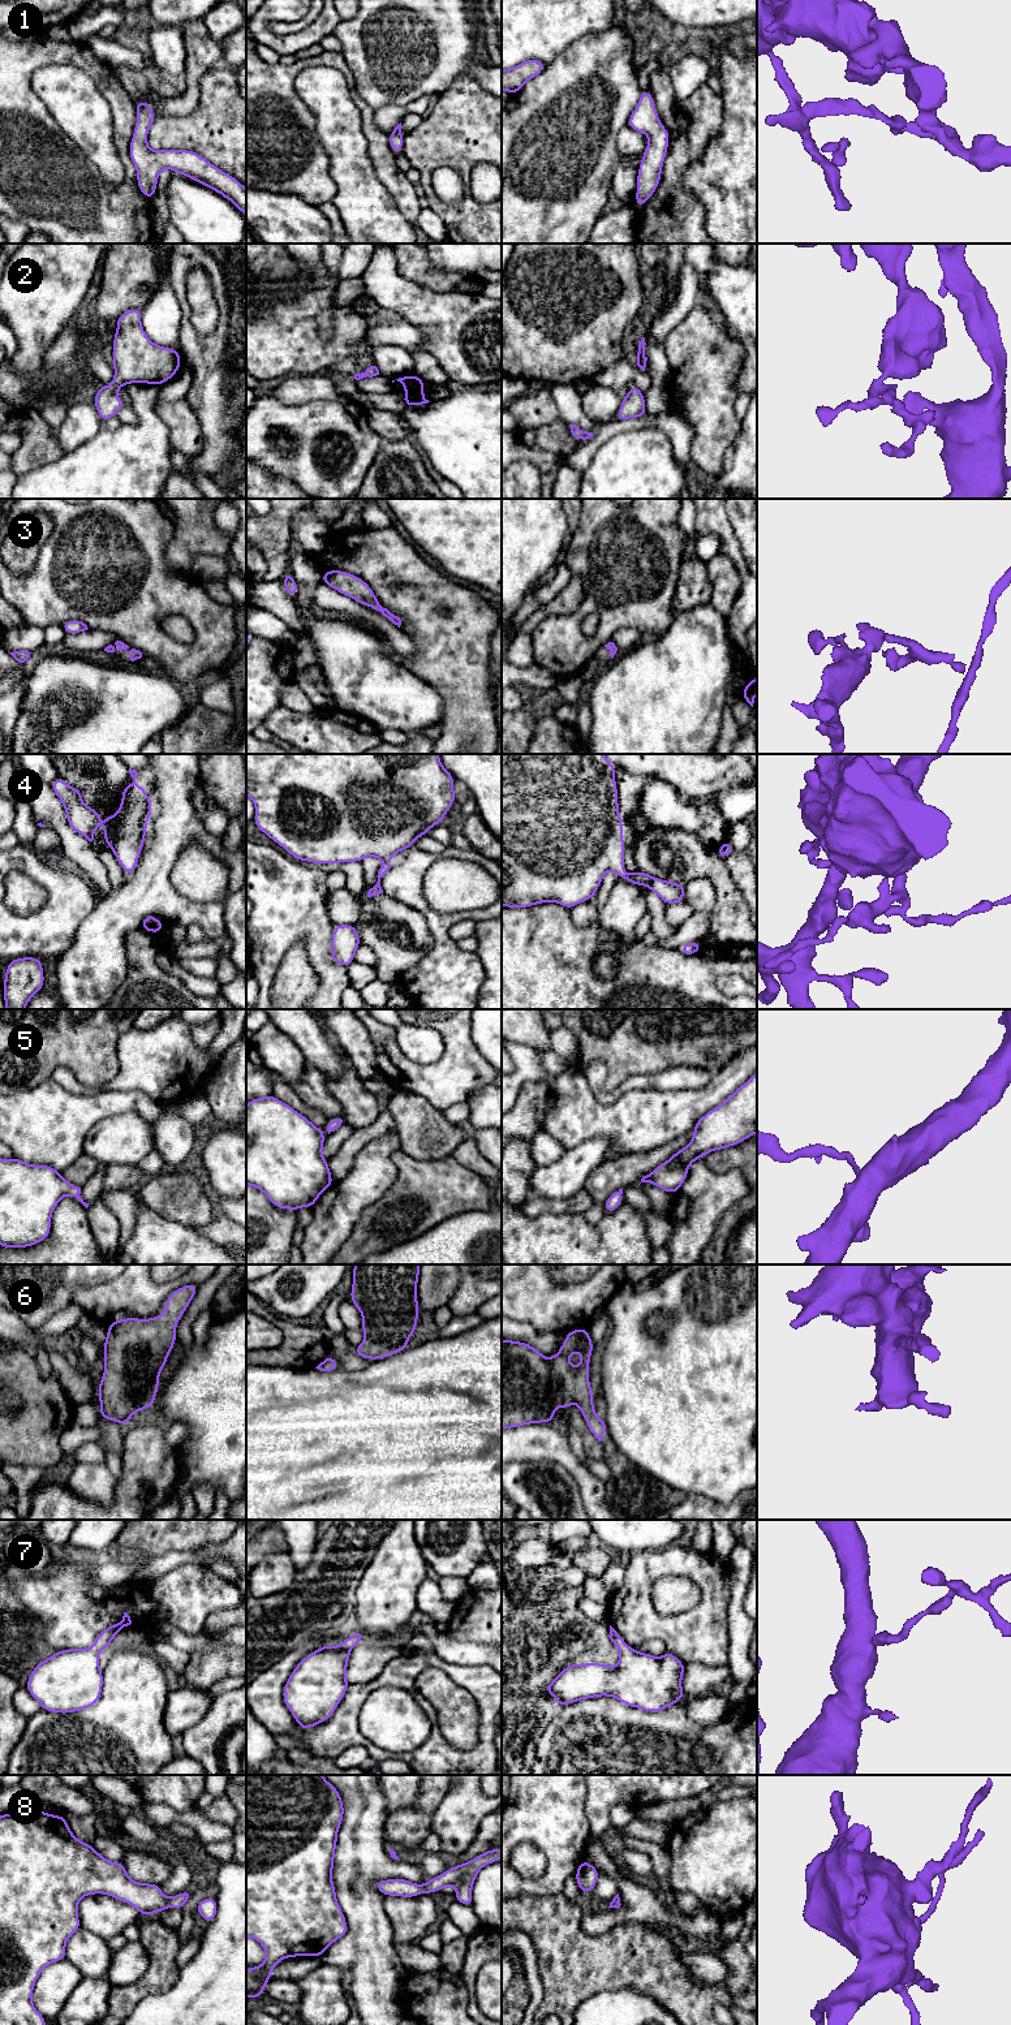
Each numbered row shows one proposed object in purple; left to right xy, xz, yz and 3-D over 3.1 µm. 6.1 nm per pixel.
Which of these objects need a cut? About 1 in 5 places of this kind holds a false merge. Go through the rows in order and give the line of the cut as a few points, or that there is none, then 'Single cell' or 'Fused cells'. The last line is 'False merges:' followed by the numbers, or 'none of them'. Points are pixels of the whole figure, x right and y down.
1: No split. Single cell
2: No split. Single cell
3: No split. Single cell
4: No split. Single cell
5: No split. Single cell
6: No split. Single cell
7: No split. Single cell
8: No split. Single cell
False merges: none of them

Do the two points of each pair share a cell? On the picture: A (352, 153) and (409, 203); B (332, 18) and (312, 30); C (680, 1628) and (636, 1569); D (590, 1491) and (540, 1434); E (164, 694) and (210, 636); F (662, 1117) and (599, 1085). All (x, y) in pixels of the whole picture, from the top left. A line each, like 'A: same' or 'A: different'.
A: different
B: same
C: same
D: same
E: different
F: different

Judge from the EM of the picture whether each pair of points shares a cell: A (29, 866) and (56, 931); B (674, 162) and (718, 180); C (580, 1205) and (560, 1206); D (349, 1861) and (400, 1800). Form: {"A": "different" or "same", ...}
{"A": "same", "B": "different", "C": "same", "D": "different"}

